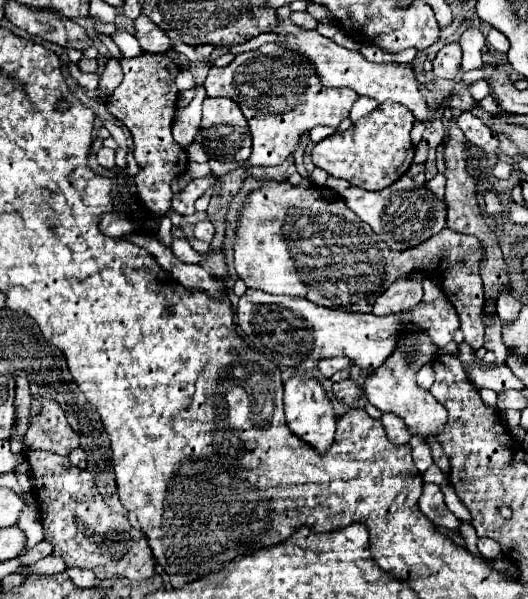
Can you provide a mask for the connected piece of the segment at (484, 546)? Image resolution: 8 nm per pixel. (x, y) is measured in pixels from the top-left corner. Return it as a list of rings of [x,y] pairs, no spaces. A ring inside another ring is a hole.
[[[479,538],[479,554],[483,556],[483,558],[497,558],[499,554],[501,554],[501,548],[499,548],[499,544],[495,542],[495,540],[491,540],[491,538]]]

